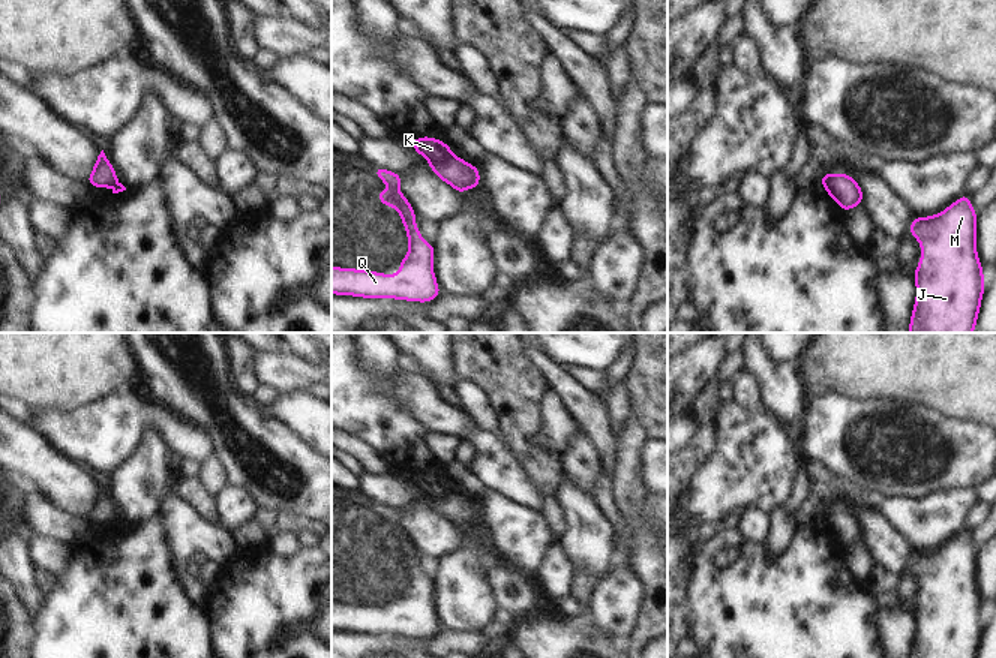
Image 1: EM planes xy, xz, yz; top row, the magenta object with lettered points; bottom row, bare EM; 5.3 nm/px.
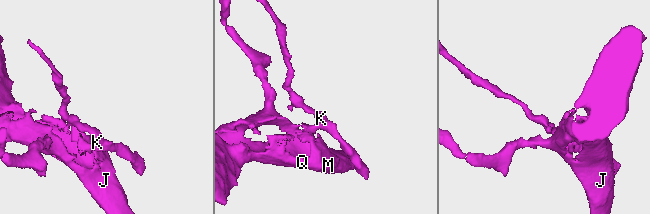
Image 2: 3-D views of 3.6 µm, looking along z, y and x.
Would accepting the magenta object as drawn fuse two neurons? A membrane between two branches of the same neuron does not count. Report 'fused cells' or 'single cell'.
fused cells

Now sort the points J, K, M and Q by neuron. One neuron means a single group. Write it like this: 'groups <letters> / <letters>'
groups J M Q / K

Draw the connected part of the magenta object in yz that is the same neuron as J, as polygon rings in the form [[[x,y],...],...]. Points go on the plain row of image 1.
[[[964,529],[945,546],[926,553],[914,553],[908,570],[912,570],[921,583],[921,595],[912,612],[916,622],[915,640],[909,658],[976,658],[984,633],[986,615],[976,586],[978,550],[970,540],[970,531]]]

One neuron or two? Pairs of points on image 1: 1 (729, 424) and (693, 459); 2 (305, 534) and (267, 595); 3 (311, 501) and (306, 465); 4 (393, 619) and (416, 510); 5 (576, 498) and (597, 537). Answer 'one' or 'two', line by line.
1: two
2: two
3: one
4: two
5: one

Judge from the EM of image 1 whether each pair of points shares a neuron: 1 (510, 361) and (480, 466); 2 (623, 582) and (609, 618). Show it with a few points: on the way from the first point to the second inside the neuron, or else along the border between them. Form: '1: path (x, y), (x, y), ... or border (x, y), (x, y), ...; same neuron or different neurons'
1: border (504, 442), (524, 472); different neurons
2: path (618, 591), (614, 609); same neuron

